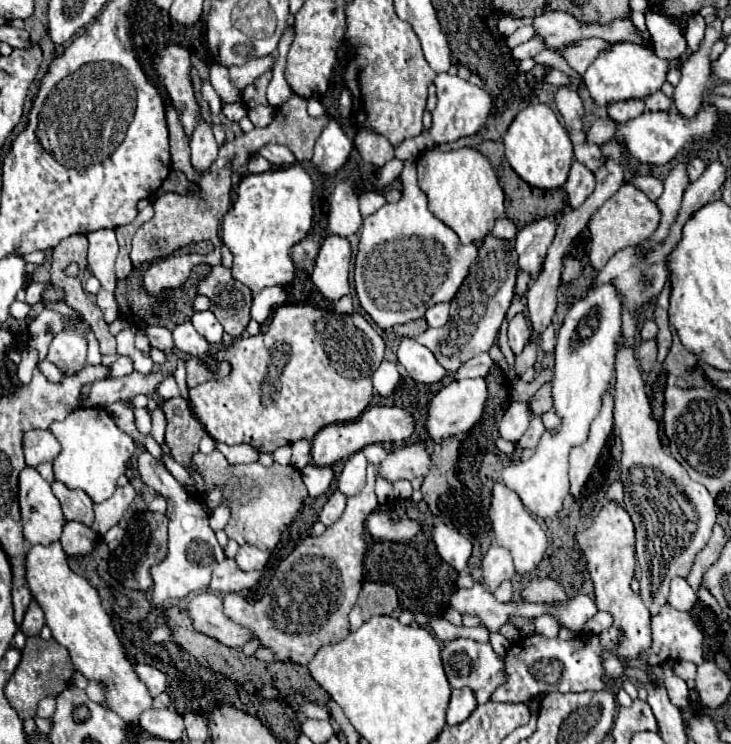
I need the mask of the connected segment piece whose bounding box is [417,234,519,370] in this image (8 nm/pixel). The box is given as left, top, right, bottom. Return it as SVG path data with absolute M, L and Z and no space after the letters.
M493 234L485 236L479 246L479 256L469 270L469 276L451 300L449 322L441 330L427 330L427 334L417 336L417 342L427 346L445 370L455 370L465 360L481 352L489 352L489 348L497 342L499 326L515 296L515 280L519 274L517 258L519 256L513 248L513 242L499 240Z

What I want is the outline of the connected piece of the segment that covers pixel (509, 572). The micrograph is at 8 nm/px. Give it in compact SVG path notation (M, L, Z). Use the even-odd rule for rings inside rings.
M491 544L485 558L483 558L483 578L487 584L487 590L495 590L503 580L513 580L515 566L513 556L507 548Z

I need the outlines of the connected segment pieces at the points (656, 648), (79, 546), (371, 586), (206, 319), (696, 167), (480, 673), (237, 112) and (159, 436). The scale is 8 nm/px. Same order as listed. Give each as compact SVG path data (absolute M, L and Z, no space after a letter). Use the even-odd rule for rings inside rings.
M669 604L659 610L659 614L651 616L651 636L653 642L647 650L641 652L641 660L645 664L663 664L669 658L675 660L689 660L693 664L703 664L703 632L697 628L695 620L689 612L679 612Z
M81 522L65 524L63 536L61 536L61 546L67 556L71 556L71 558L87 556L95 550L95 544L97 544L97 534L89 526L85 526Z
M365 582L359 594L359 600L349 616L351 630L359 628L359 624L363 624L375 614L391 614L397 608L397 604L399 604L397 590L391 584Z
M209 310L193 314L191 322L193 322L195 330L197 330L203 338L207 338L211 344L221 344L223 326L221 326L221 322L219 322L219 320L209 312Z
M693 158L693 160L689 162L689 166L687 166L687 172L689 172L691 182L699 180L699 178L701 178L701 174L705 172L705 168L707 168L707 162L703 162L701 158Z
M455 638L451 642L445 644L443 652L443 668L445 674L449 678L449 684L455 686L471 686L471 690L475 692L479 702L487 702L491 692L495 692L497 686L507 682L507 674L505 674L505 660L493 650L493 646L489 642L475 642L469 638Z
M223 102L221 112L223 112L229 120L235 120L235 122L239 122L243 116L247 116L247 108L245 108L241 102Z
M159 408L159 410L153 410L153 430L151 430L151 436L159 442L159 444L163 444L163 434L165 434L165 414L163 414L163 410Z

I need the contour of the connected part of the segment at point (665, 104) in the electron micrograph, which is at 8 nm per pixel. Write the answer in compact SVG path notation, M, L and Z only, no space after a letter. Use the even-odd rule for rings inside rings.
M653 92L651 96L645 98L645 106L647 106L649 110L653 110L653 112L657 112L657 110L669 110L671 100L669 100L663 92Z

